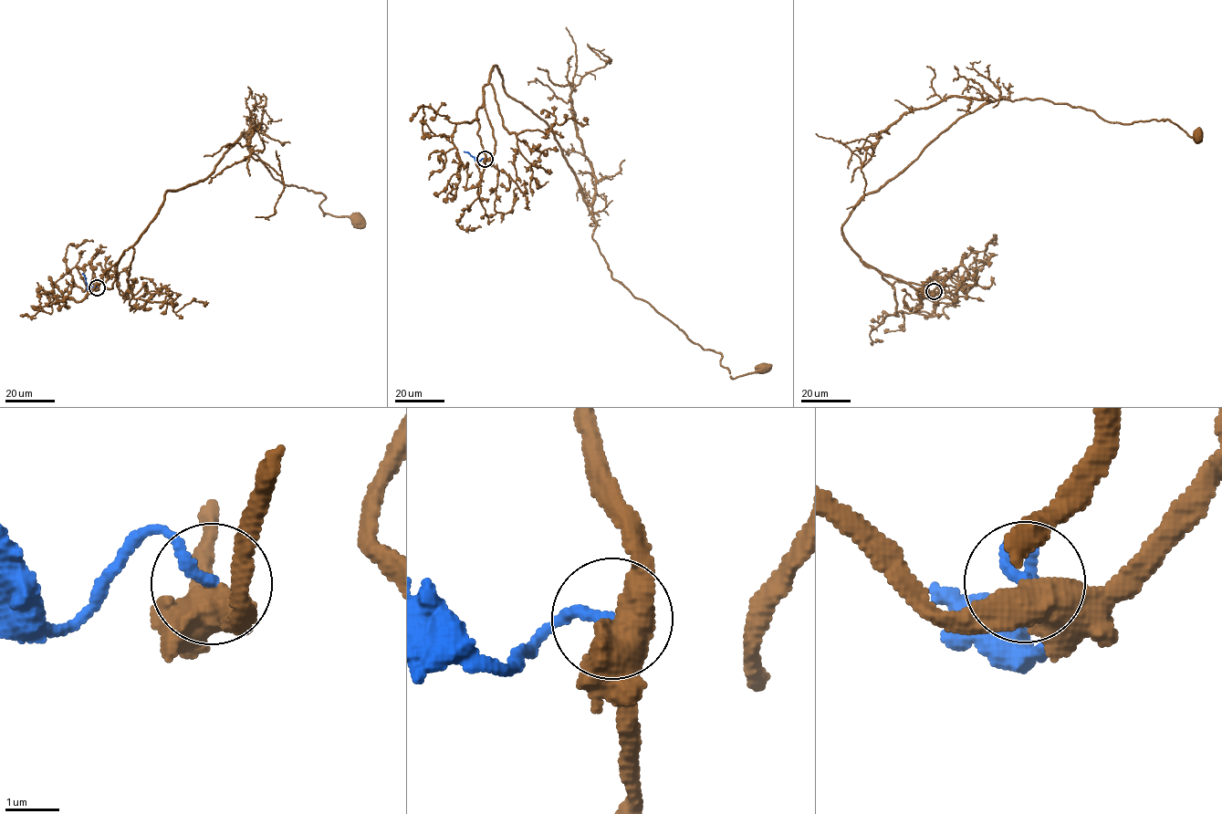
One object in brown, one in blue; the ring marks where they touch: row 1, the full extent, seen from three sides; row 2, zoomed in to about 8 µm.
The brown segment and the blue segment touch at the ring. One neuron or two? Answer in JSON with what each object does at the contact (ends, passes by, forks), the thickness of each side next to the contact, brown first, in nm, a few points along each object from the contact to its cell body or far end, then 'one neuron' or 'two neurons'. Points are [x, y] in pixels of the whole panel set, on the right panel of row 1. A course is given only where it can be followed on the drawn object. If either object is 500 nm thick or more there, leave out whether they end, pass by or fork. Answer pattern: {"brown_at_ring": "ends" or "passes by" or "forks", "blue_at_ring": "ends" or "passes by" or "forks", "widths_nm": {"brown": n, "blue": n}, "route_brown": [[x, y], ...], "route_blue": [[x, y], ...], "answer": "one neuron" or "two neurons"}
{"widths_nm": {"brown": 550, "blue": 200}, "route_brown": [[934, 291], [886, 282], [841, 229], [859, 200], [961, 117], [1041, 99], [1196, 135]], "route_blue": [[934, 291], [934, 295], [921, 281]], "answer": "one neuron"}

